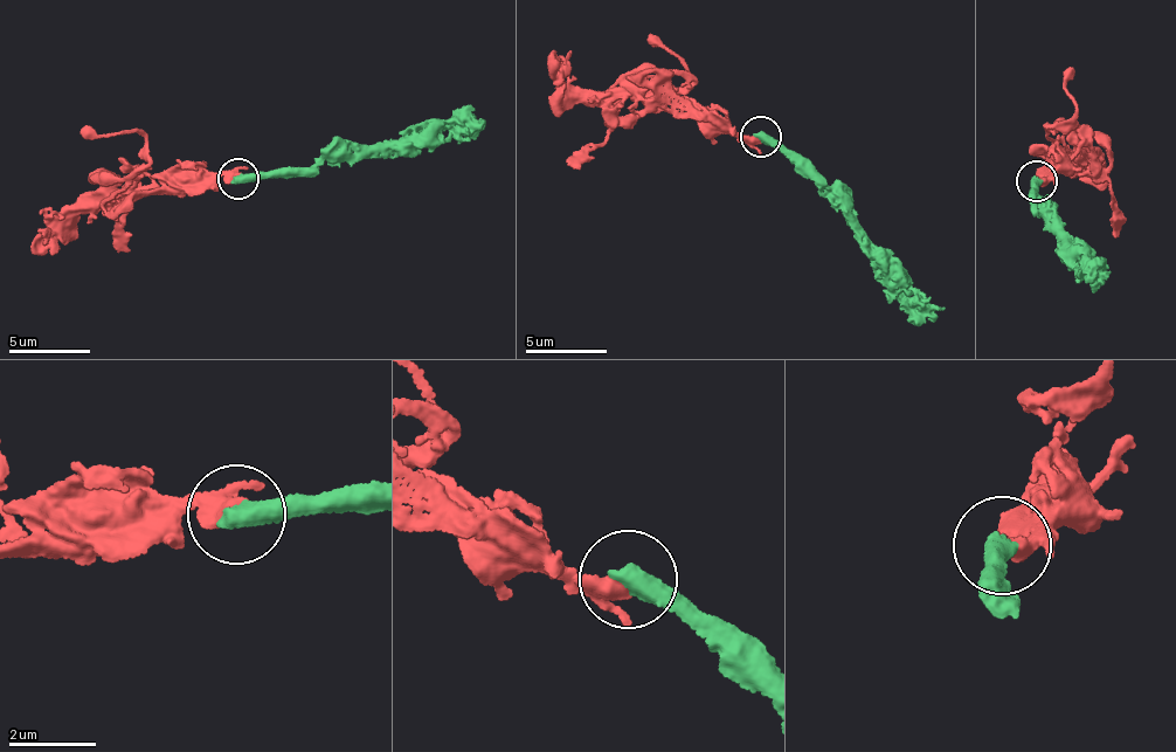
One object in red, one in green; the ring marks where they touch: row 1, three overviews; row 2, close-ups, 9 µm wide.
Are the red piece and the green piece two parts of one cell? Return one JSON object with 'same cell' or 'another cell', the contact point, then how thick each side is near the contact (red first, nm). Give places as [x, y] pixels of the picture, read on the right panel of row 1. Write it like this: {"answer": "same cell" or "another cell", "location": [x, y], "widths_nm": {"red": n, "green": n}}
{"answer": "another cell", "location": [1037, 180], "widths_nm": {"red": 320, "green": 550}}

